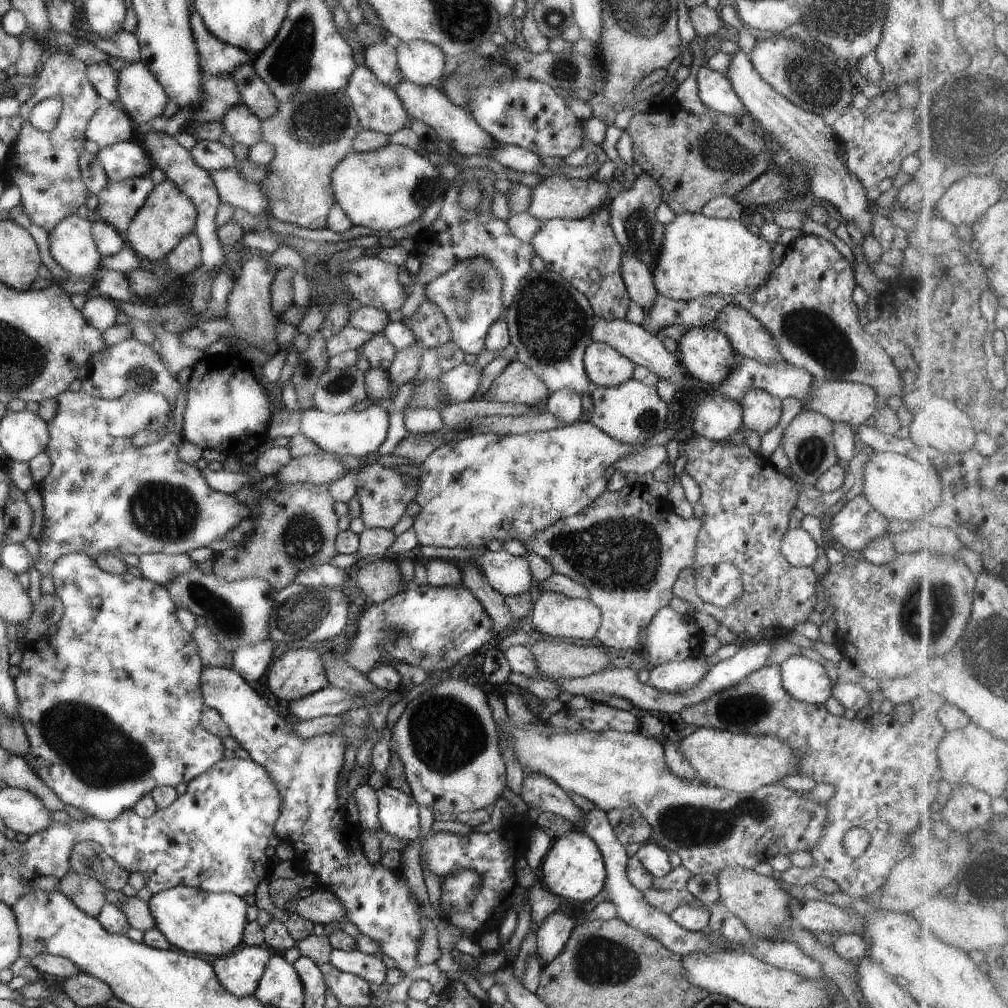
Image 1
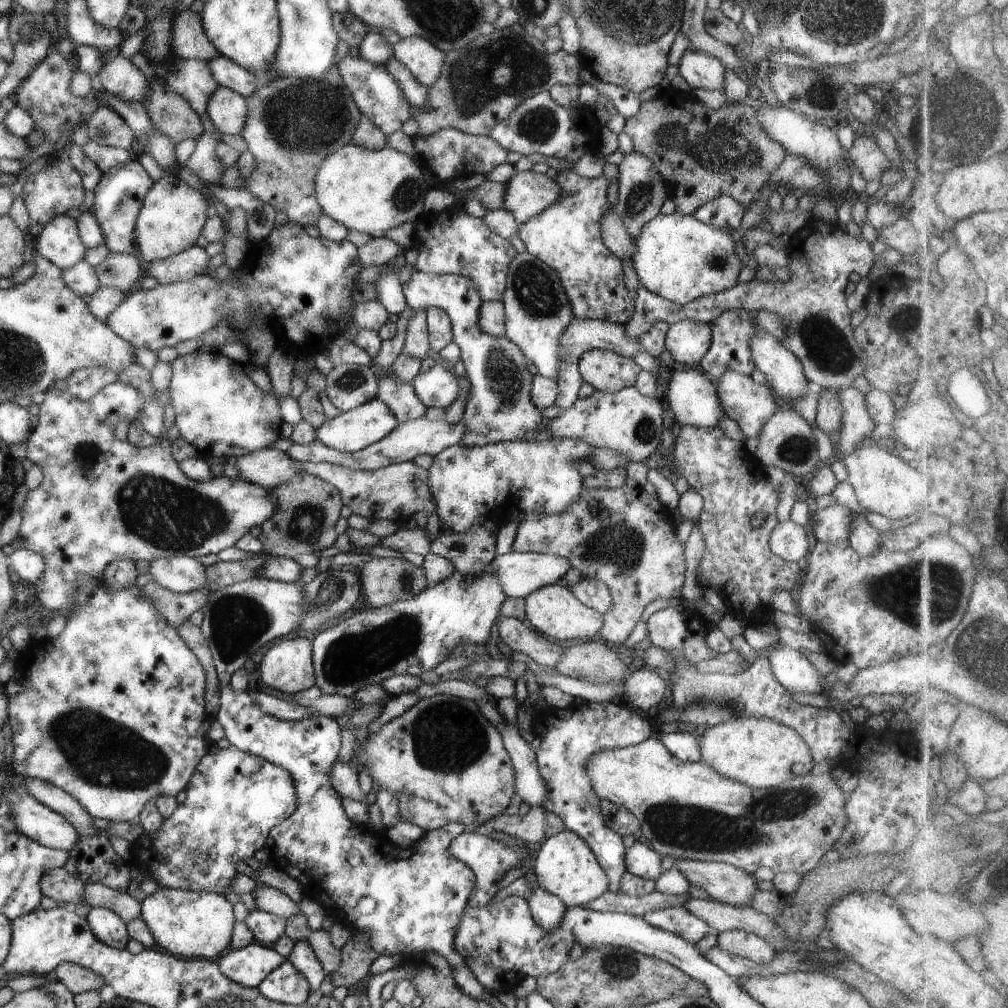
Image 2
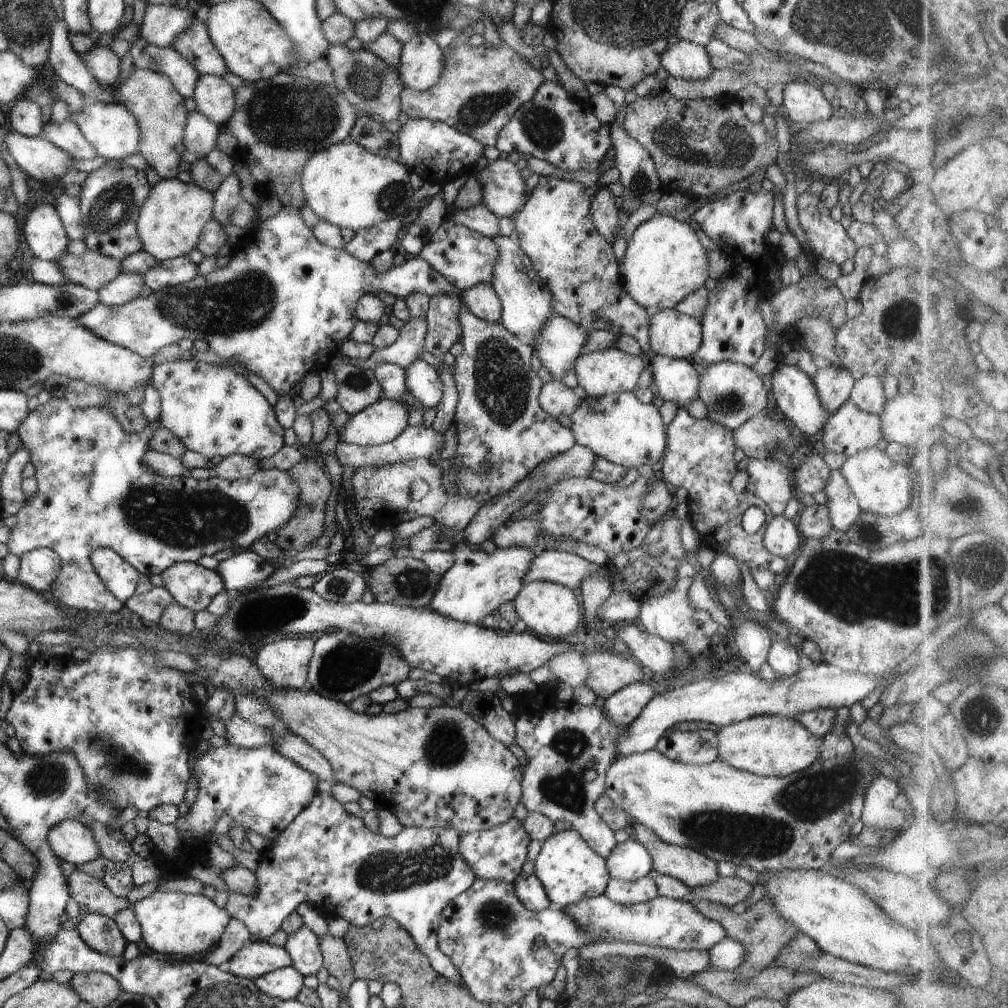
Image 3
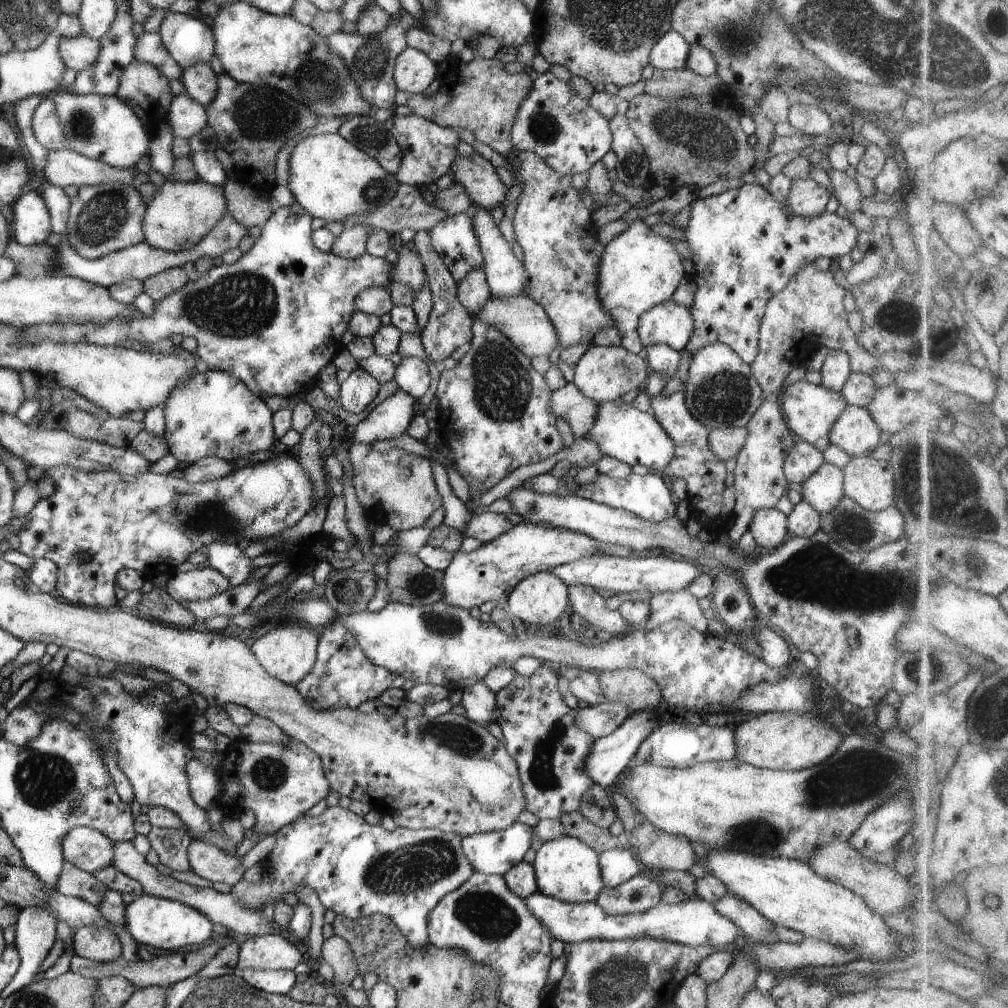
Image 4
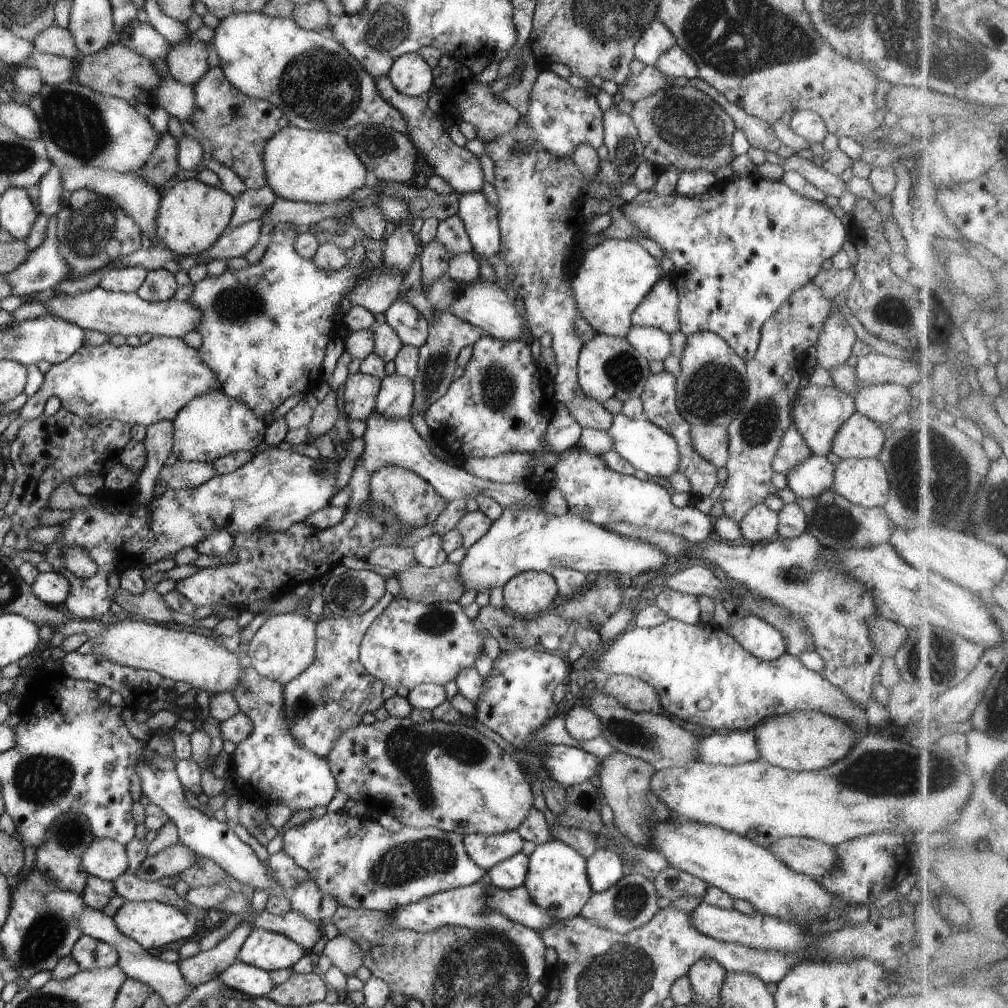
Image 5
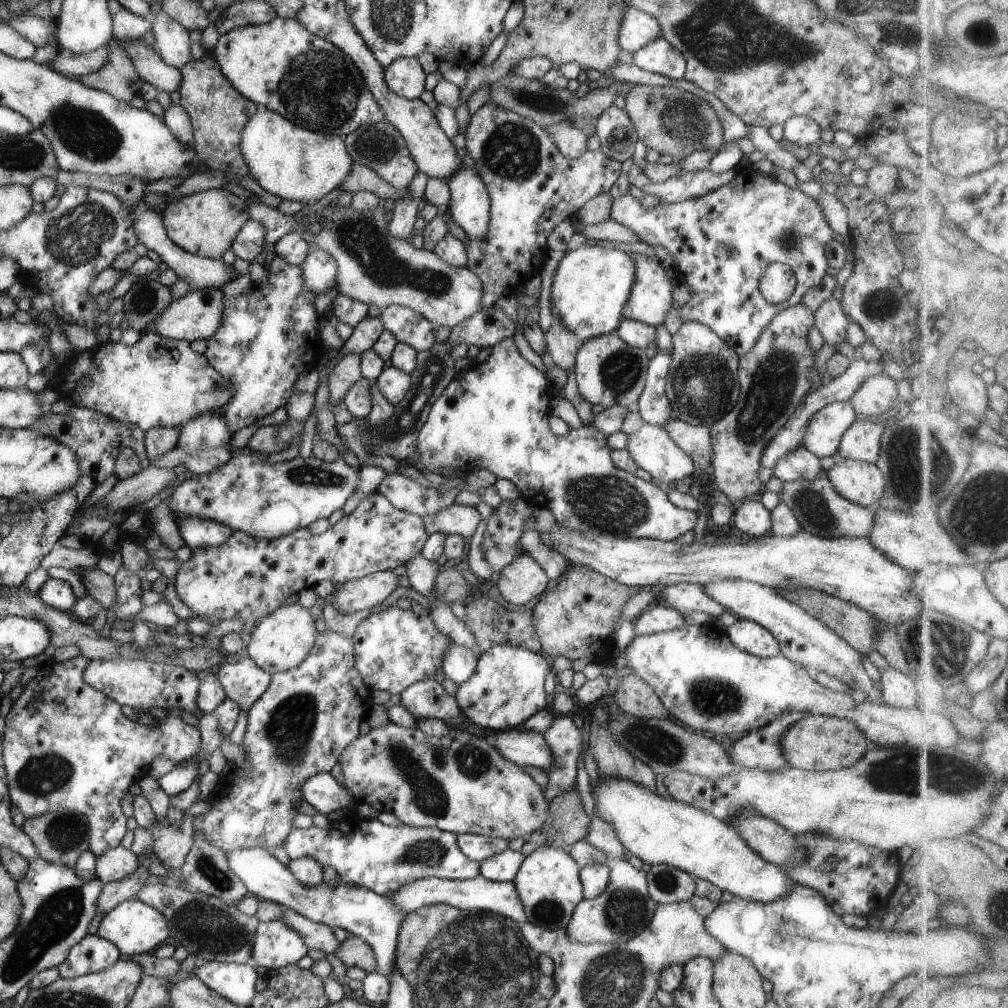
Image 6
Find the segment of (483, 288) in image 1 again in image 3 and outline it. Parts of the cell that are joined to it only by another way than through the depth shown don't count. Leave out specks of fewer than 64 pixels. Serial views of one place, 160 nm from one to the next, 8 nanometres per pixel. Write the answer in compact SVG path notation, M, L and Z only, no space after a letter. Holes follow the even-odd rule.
M282 207L281 210L274 216L268 217L261 222L260 227L255 230L248 231L245 239L243 239L239 246L237 246L232 254L232 257L225 267L216 269L208 274L208 276L197 275L192 280L178 284L177 286L162 288L158 292L152 292L150 296L143 297L138 296L131 302L120 306L105 306L99 303L90 312L86 312L84 316L78 316L75 320L78 320L80 324L84 324L86 328L93 329L98 336L102 336L104 340L112 342L117 346L128 348L131 352L142 356L142 358L152 359L155 353L169 345L174 343L178 344L184 338L188 340L204 340L206 344L210 345L212 352L216 352L218 356L226 358L226 360L236 360L236 363L246 368L248 371L253 372L256 376L260 376L262 380L266 381L266 384L276 392L278 395L286 395L292 392L296 382L300 382L304 379L308 373L319 373L331 366L331 362L334 360L334 356L338 356L341 342L349 337L350 331L355 323L354 312L357 302L364 296L370 293L380 293L381 290L392 293L396 297L406 296L408 293L421 292L431 296L437 294L456 295L460 297L460 291L456 288L445 276L438 274L427 262L420 256L406 256L402 259L402 262L396 263L392 269L386 269L383 273L379 273L371 262L364 262L354 258L350 253L347 253L344 249L335 249L334 247L326 246L322 244L313 233L313 230L309 228L301 217L300 207ZM462 299L459 319L462 327L459 341L463 352L455 358L455 365L451 367L459 394L453 420L458 443L451 466L457 469L457 494L485 503L508 492L514 484L524 480L533 468L565 453L576 442L572 429L562 426L558 419L544 412L540 406L539 394L543 384L536 372L532 346L506 330L502 323L491 323L474 316Z

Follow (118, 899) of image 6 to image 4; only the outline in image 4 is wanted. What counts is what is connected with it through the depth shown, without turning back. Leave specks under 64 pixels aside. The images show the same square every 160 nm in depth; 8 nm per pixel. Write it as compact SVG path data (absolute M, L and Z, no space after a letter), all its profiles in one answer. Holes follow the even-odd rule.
M193 840L187 848L187 859L191 871L198 874L204 880L210 882L224 882L228 886L233 887L236 883L243 880L244 870L242 867L242 859L222 852L218 847L206 844L202 841Z

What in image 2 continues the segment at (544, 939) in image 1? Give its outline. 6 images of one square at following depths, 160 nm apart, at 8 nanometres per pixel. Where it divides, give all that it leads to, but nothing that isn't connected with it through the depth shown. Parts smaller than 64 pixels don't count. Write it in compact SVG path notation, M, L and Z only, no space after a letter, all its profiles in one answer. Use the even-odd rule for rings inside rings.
M540 886L532 889L526 900L533 919L546 930L556 930L564 918L567 906Z

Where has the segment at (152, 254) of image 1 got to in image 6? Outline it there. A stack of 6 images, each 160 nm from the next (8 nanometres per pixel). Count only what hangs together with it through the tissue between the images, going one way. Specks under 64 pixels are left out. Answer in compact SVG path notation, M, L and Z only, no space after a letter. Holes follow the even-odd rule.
M208 189L177 197L169 205L166 204L163 226L166 229L167 237L182 250L209 259L220 259L222 254L231 248L236 235L249 220L249 204L244 199L234 195L228 189Z

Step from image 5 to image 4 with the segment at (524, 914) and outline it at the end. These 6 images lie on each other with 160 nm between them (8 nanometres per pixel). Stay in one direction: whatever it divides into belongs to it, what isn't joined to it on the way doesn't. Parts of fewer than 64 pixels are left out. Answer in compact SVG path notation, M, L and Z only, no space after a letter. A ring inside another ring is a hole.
M541 892L524 899L526 908L549 930L554 940L577 943L585 940L618 940L640 937L674 941L690 946L730 945L742 936L740 928L726 916L722 916L715 905L702 899L688 899L678 904L654 905L650 910L633 915L607 915L594 901L589 903L563 903Z

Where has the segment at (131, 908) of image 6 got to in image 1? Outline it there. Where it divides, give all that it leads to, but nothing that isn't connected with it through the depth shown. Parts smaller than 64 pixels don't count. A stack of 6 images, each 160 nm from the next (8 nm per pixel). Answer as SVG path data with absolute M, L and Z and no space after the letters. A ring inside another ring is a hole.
M178 885L165 891L153 893L147 902L155 927L166 937L172 948L207 959L229 955L243 946L243 936L247 927L246 908L248 904L238 895L211 893L186 885Z

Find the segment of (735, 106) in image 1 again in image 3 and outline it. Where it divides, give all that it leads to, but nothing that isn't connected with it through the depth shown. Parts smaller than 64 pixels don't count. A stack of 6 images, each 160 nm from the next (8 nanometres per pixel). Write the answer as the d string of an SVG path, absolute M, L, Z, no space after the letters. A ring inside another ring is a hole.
M684 39L671 41L661 64L670 77L684 80L706 80L716 70L704 46Z

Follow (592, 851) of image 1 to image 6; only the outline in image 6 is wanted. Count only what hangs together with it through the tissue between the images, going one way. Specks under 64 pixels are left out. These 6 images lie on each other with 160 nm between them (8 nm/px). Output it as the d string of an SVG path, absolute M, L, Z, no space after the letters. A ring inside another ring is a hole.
M543 846L525 857L513 883L524 907L526 922L551 931L565 929L574 908L584 899L580 869L566 849Z

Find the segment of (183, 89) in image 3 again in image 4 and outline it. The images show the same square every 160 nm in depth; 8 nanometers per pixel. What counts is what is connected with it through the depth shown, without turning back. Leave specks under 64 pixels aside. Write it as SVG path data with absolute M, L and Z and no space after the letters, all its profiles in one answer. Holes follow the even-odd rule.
M144 31L135 39L134 56L136 60L153 64L168 80L181 77L183 68L174 62L158 31Z

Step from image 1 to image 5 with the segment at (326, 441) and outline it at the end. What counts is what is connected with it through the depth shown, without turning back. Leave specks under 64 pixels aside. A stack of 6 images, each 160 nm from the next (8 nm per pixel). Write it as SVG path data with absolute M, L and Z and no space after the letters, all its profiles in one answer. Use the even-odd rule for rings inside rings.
M398 373L381 378L375 412L389 417L410 417L415 390L413 382Z

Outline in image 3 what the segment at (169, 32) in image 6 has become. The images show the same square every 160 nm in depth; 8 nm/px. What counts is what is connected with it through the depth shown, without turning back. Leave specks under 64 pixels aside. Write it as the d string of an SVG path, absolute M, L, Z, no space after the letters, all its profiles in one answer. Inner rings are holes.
M200 75L194 88L194 102L198 112L220 126L231 119L235 108L235 90L224 77Z

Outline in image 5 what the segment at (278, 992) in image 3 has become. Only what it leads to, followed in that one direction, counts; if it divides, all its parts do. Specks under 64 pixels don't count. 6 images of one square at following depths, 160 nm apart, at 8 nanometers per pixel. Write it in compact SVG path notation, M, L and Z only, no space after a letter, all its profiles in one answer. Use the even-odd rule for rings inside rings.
M242 962L231 964L215 979L228 988L251 997L265 997L276 986L269 972Z

